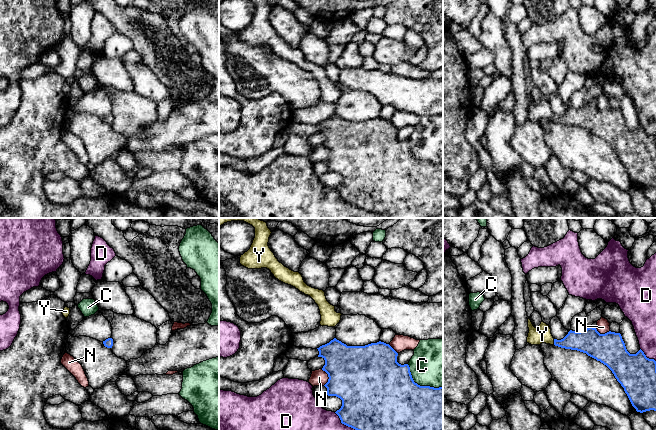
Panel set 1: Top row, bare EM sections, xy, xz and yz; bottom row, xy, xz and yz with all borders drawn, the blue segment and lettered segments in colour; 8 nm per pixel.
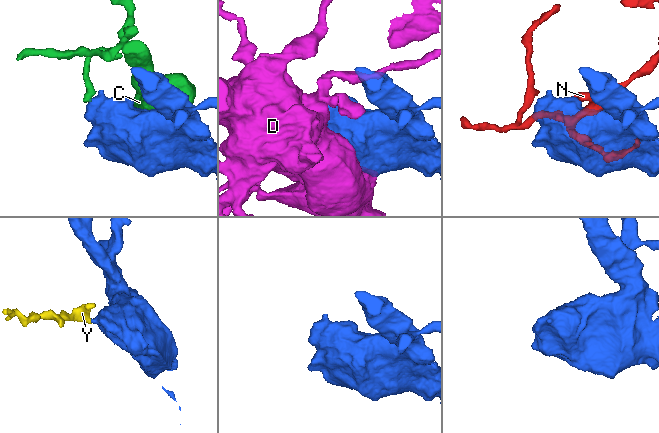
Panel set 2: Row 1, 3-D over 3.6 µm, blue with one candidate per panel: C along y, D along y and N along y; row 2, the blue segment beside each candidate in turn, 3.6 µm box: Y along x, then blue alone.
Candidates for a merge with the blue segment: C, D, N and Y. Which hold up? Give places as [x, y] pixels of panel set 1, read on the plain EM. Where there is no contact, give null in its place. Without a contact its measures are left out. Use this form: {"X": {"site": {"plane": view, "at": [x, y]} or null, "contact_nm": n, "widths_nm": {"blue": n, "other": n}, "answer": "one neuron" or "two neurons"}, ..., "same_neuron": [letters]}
{"C": {"site": {"plane": "xz", "at": [419, 161]}, "contact_nm": 340, "widths_nm": {"blue": 500, "other": 380}, "answer": "two neurons"}, "D": {"site": {"plane": "yz", "at": [646, 133]}, "contact_nm": 170, "widths_nm": {"blue": 320, "other": 180}, "answer": "two neurons"}, "N": {"site": {"plane": "xz", "at": [328, 152]}, "contact_nm": 140, "widths_nm": {"blue": 480, "other": 130}, "answer": "two neurons"}, "Y": {"site": {"plane": "yz", "at": [554, 118]}, "contact_nm": 50, "widths_nm": {"blue": 180, "other": 140}, "answer": "one neuron"}, "same_neuron": ["Y"]}

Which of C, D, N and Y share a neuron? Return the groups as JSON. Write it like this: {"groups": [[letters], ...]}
{"groups": [["C"], ["D"], ["N"], ["Y"]]}

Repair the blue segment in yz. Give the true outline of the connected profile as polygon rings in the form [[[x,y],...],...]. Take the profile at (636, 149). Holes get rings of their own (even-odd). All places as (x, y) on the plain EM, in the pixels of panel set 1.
[[[529,94],[528,104],[527,119],[531,121],[546,119],[586,129],[588,132],[606,141],[612,147],[637,188],[656,187],[656,137],[647,134],[641,125],[636,130],[630,130],[620,109],[609,107],[605,110],[600,110],[596,104],[591,102],[580,108],[570,106],[563,115],[557,116],[553,114],[549,101],[543,97],[535,104]]]

